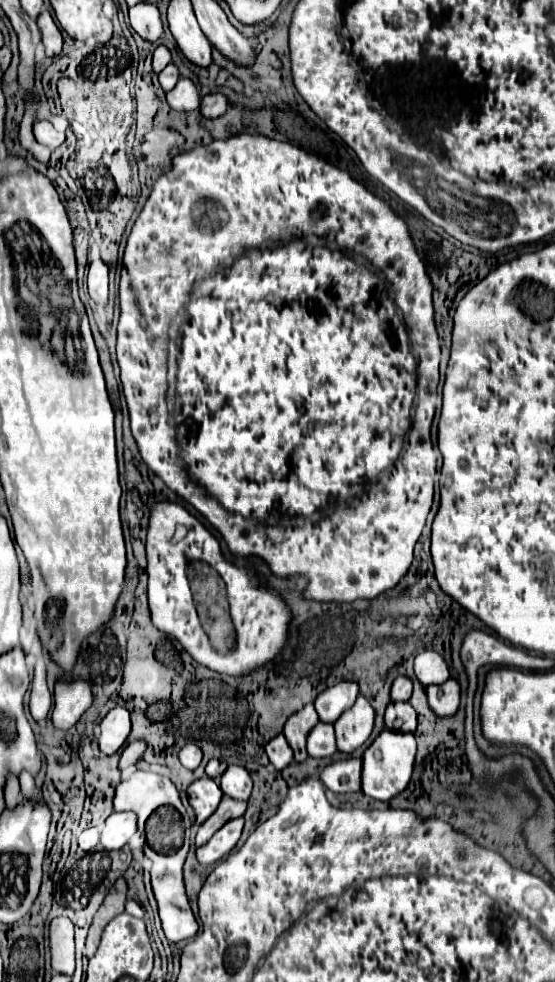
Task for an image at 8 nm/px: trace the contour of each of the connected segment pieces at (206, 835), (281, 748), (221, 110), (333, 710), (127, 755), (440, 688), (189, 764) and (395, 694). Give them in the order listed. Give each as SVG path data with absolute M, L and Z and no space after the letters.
M223 796L219 808L199 826L199 830L197 830L197 846L203 846L231 818L243 816L245 808L247 808L245 802L237 802L237 800L229 798L229 796Z
M277 734L265 748L271 764L277 768L277 770L283 770L287 764L293 762L293 752L291 752L291 746L287 744L285 736L283 734Z
M213 92L213 94L207 94L201 98L201 114L207 118L217 118L217 116L225 114L227 108L229 108L229 100L221 92Z
M343 680L335 686L329 686L315 698L315 710L323 722L335 722L343 710L355 704L357 694L359 694L357 682Z
M135 740L135 742L131 742L131 744L123 750L123 754L121 754L119 768L121 768L121 770L131 768L131 766L133 766L141 756L143 756L145 748L147 748L147 742L145 742L145 740Z
M449 678L443 684L427 686L427 700L437 716L451 716L459 710L461 686L455 678Z
M185 744L179 752L181 764L189 770L195 770L201 764L201 758L203 758L203 754L201 754L201 748L197 744Z
M401 674L395 678L393 688L391 688L391 702L407 702L413 692L413 682L409 676Z

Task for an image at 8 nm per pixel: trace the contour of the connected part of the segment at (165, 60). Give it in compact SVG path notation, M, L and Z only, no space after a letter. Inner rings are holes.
M159 44L157 50L155 50L155 54L153 54L153 70L155 70L155 72L161 72L169 62L171 62L171 52L169 52L169 48L163 46L163 44Z

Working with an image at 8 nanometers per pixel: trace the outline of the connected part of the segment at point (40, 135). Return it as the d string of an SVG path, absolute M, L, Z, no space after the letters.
M37 120L37 122L33 124L33 134L35 134L37 142L49 146L51 150L55 150L57 146L61 146L63 140L65 140L65 134L59 134L59 132L53 128L53 124L47 122L47 120Z

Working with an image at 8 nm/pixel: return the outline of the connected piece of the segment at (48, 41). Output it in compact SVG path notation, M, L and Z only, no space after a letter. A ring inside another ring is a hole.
M43 10L37 18L37 24L39 24L39 30L43 34L43 44L45 44L47 56L57 56L61 52L61 46L63 46L63 36L61 36L61 30L57 28L57 24L53 22L51 14L47 10Z

